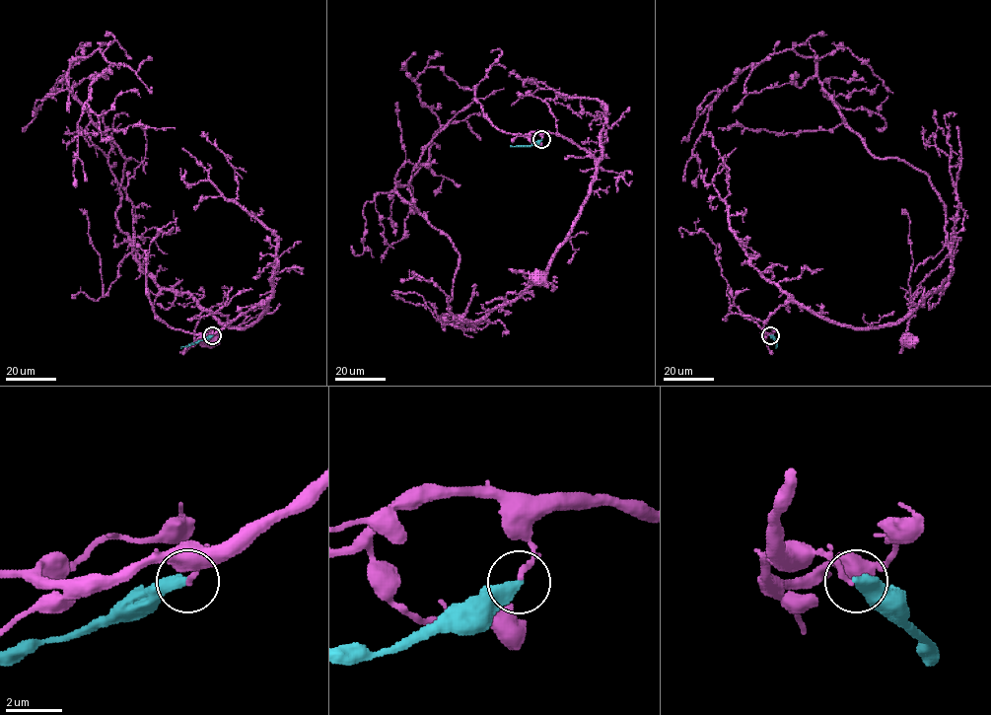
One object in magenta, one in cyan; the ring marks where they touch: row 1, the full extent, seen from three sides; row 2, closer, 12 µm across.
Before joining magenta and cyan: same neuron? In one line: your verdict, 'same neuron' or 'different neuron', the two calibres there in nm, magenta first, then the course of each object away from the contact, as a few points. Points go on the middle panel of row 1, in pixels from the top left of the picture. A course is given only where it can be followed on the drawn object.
different neuron; calibres 170 and 440 nm; course magenta (541, 139), (553, 133), (586, 150), (594, 158), (596, 178), (550, 265), (531, 283), (521, 271), (539, 280); course cyan (541, 140), (528, 146), (510, 145)

